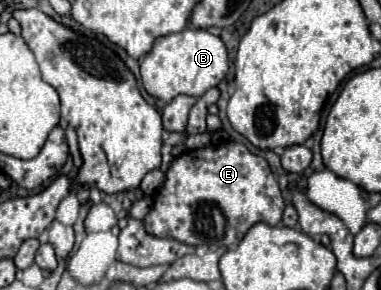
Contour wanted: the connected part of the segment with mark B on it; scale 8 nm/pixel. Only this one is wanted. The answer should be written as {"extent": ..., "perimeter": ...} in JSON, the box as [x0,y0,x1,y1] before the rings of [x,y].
{"extent":[140,28,228,102],"perimeter":[[[184,28],[178,34],[168,34],[156,40],[150,54],[140,62],[140,76],[146,92],[164,102],[174,100],[180,94],[202,96],[208,88],[218,86],[228,72],[228,52],[224,42],[208,30]]]}

